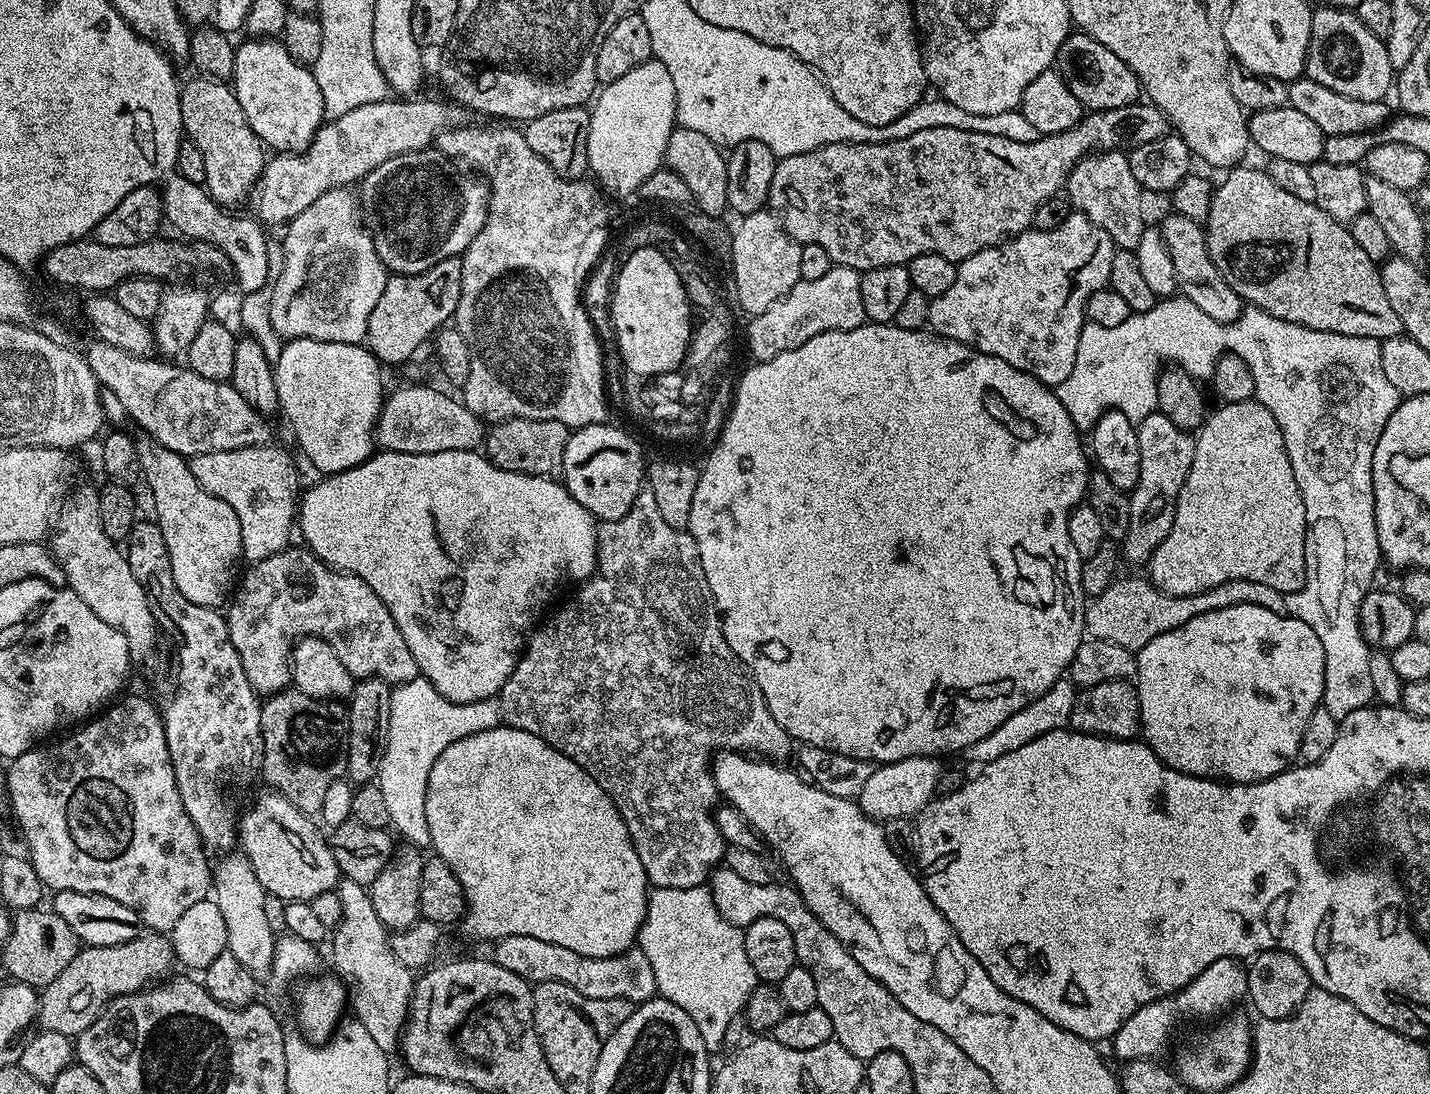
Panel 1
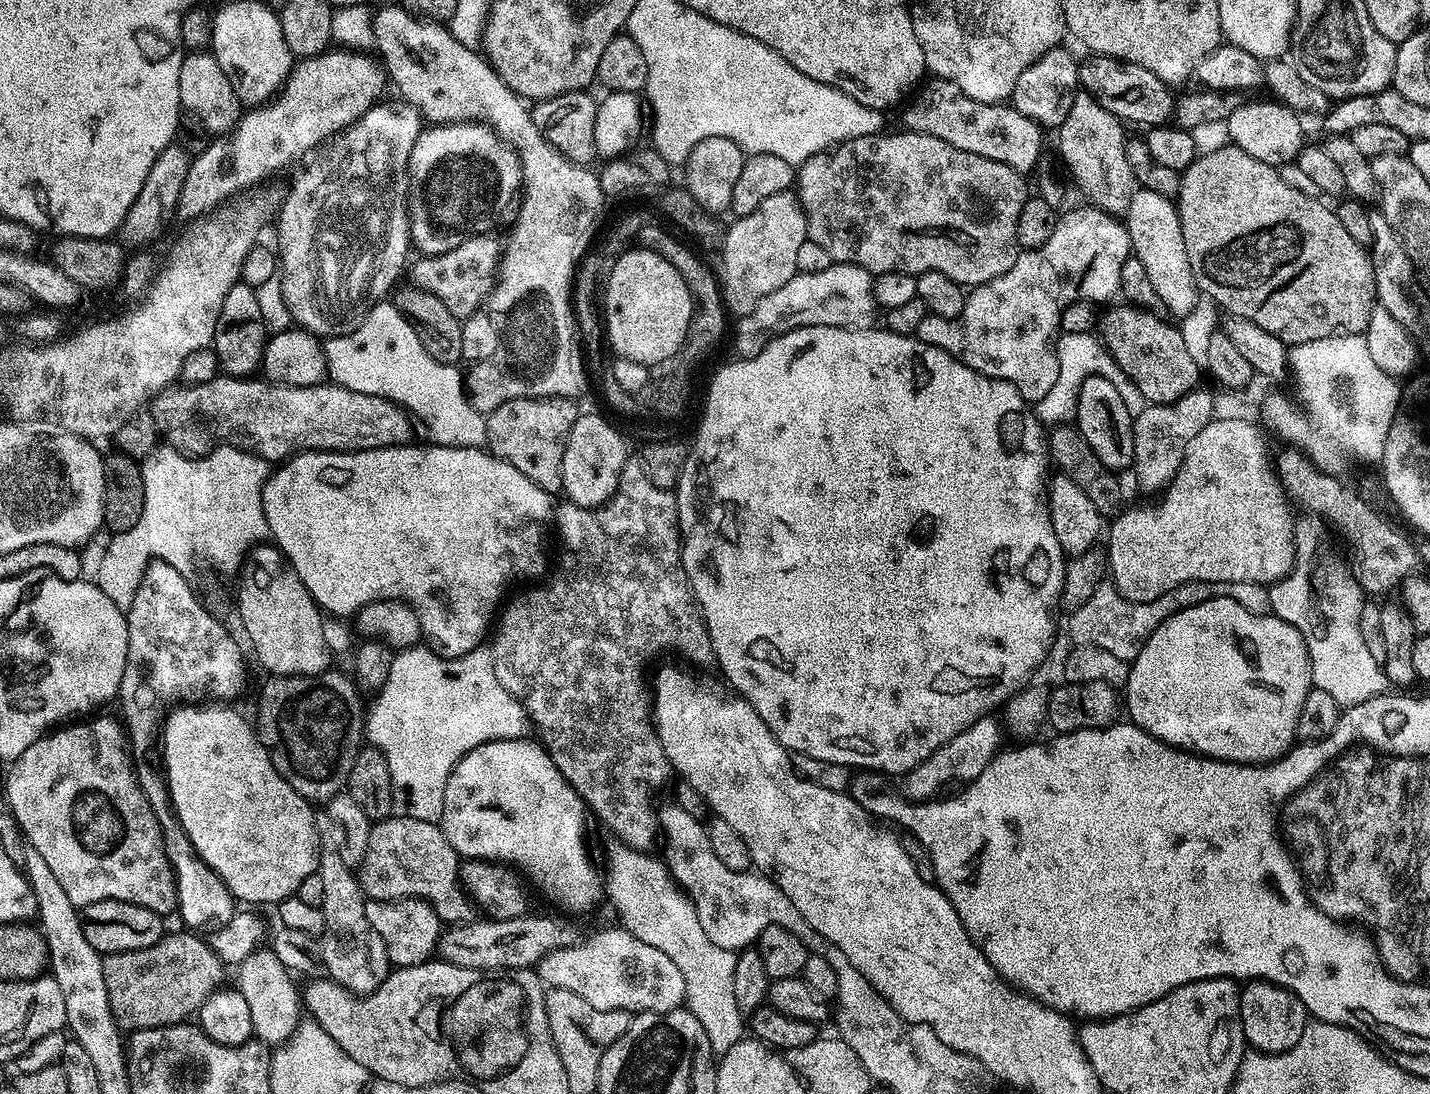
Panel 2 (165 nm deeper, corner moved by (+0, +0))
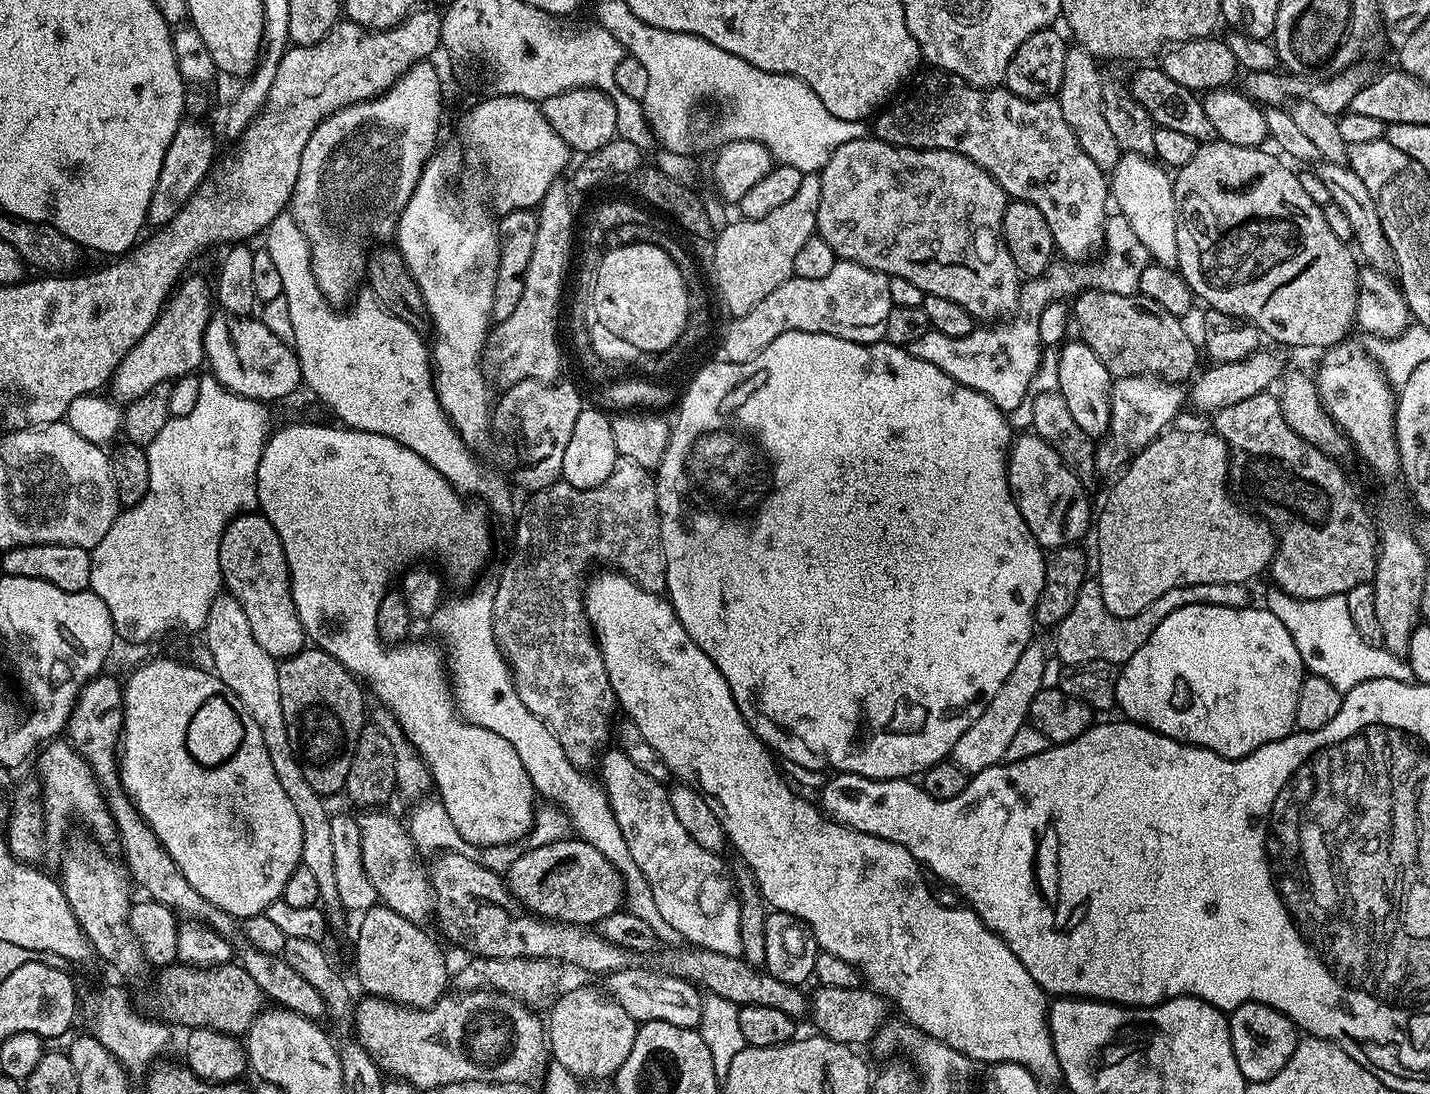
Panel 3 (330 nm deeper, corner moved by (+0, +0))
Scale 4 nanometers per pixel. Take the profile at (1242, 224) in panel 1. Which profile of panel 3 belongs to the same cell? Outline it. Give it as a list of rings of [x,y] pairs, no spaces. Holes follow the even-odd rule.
[[[1214,139],[1201,143],[1200,149],[1182,166],[1174,176],[1174,191],[1178,201],[1178,215],[1176,217],[1176,229],[1178,230],[1178,258],[1176,263],[1178,271],[1186,283],[1192,288],[1193,297],[1202,299],[1208,303],[1209,309],[1225,312],[1231,316],[1240,316],[1243,320],[1249,320],[1252,325],[1260,329],[1269,341],[1277,345],[1289,344],[1292,348],[1320,348],[1327,350],[1340,343],[1354,328],[1356,318],[1356,299],[1360,293],[1360,273],[1358,260],[1353,249],[1347,243],[1338,240],[1334,231],[1330,230],[1324,217],[1324,210],[1316,203],[1314,198],[1302,188],[1301,182],[1295,171],[1288,169],[1279,155],[1271,156],[1263,152],[1263,147],[1247,148],[1246,146],[1234,146],[1222,139]]]

